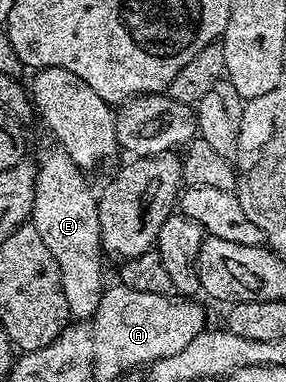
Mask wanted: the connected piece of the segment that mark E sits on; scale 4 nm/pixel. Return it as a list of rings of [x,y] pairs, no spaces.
[[[62,150],[48,152],[38,160],[36,189],[30,222],[38,230],[46,250],[58,262],[62,294],[66,294],[69,317],[88,320],[98,310],[106,287],[100,247],[97,193],[92,192],[85,173]]]

